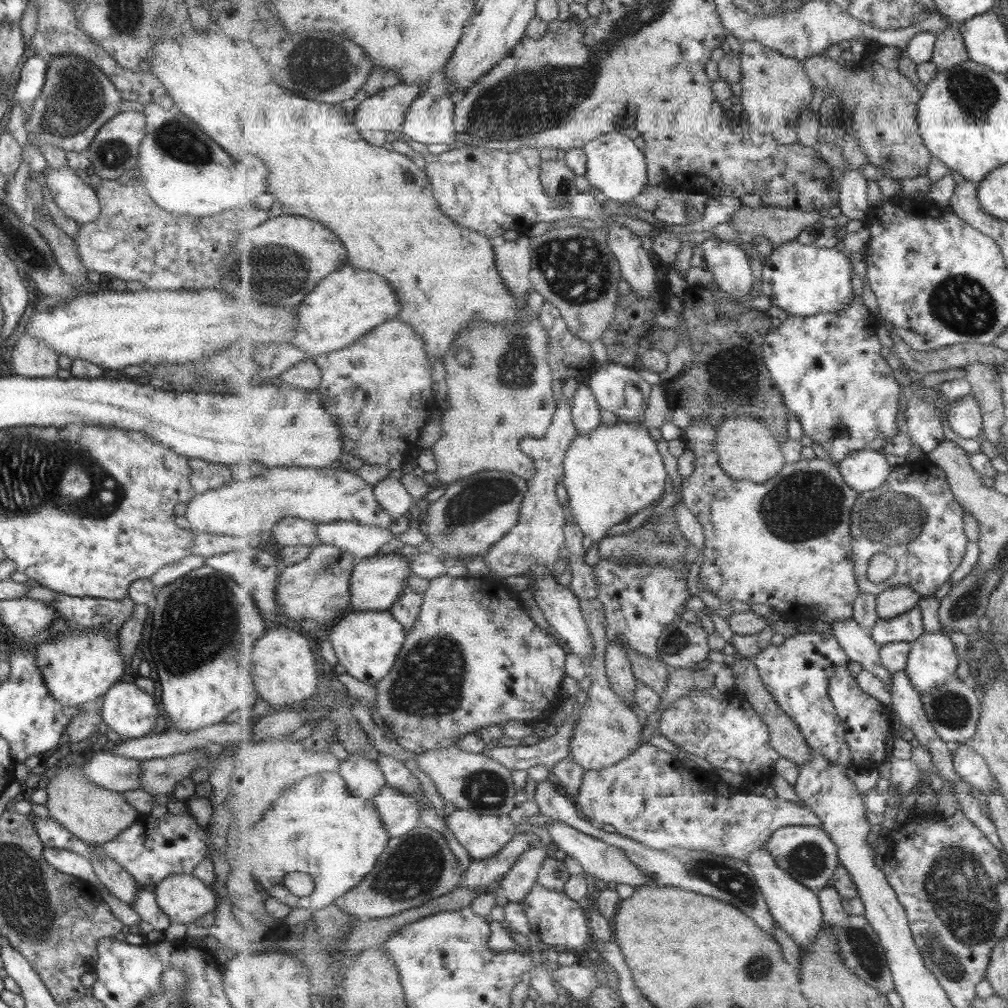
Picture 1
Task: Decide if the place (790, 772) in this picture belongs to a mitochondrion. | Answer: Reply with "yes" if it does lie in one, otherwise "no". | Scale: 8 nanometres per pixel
no

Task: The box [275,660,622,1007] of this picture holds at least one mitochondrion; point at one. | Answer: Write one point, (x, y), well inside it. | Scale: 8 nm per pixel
(412, 872)

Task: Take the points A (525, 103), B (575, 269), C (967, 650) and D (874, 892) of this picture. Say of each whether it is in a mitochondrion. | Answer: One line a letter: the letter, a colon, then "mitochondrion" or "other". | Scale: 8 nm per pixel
A: mitochondrion
B: mitochondrion
C: other
D: other

